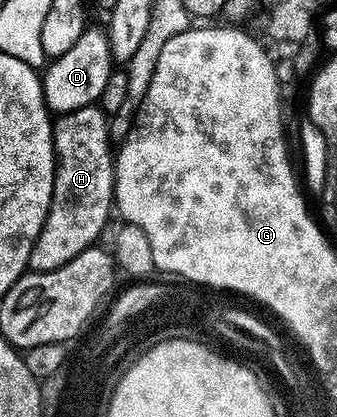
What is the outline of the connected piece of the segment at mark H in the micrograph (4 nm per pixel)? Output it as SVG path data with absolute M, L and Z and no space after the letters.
M99 105L82 107L81 109L73 109L69 113L59 115L53 123L55 129L55 184L53 185L53 197L49 205L49 213L45 217L45 225L41 229L41 233L37 237L37 241L33 245L33 253L29 253L28 268L33 271L52 271L53 269L61 269L61 265L65 265L69 261L73 261L73 257L77 257L77 253L81 253L87 247L92 246L96 242L95 239L107 227L107 218L110 217L111 211L113 215L113 196L115 194L115 165L113 162L113 140L109 130L109 115Z

